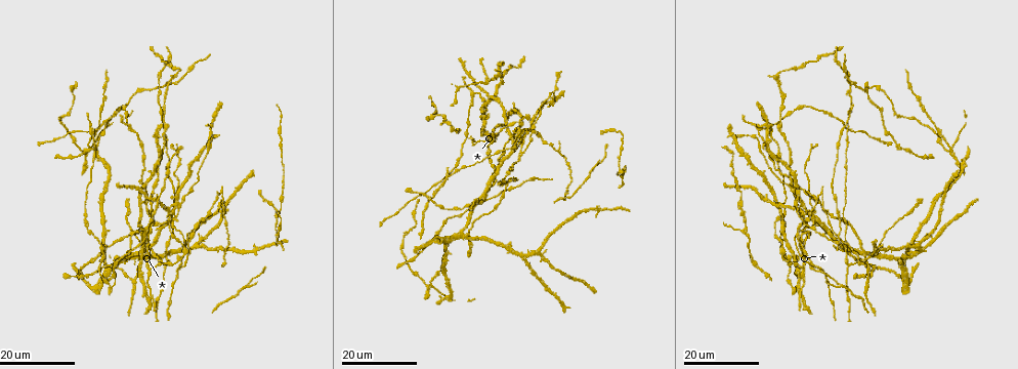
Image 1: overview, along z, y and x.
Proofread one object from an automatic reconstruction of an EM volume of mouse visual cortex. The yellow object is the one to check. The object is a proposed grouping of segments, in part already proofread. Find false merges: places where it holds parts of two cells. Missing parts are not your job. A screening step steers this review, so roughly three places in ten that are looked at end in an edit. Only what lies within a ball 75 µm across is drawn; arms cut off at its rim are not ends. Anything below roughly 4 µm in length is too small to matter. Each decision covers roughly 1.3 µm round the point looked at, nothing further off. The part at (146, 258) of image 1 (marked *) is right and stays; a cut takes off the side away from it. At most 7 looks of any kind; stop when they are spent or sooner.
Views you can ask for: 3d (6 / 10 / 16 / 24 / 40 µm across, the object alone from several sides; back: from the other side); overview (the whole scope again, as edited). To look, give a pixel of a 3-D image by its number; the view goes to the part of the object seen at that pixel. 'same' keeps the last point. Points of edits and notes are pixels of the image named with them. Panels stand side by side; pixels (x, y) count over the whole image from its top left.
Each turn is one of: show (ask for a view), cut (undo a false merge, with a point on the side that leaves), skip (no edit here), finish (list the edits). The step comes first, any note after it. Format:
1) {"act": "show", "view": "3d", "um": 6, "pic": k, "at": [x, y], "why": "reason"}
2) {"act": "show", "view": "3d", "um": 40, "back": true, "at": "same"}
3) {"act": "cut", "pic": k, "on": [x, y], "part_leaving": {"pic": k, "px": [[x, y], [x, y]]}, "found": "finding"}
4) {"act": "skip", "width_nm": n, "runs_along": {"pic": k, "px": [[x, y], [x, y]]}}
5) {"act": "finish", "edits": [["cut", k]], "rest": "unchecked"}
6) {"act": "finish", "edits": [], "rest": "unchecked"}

{"act": "show", "view": "3d", "um": 24, "pic": 1, "at": [210, 209], "why": "thick turns thin"}

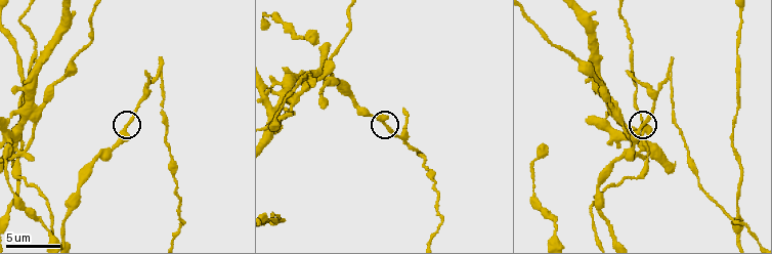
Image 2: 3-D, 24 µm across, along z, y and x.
{"act": "show", "view": "3d", "um": 6, "pic": 2, "at": [386, 125]}

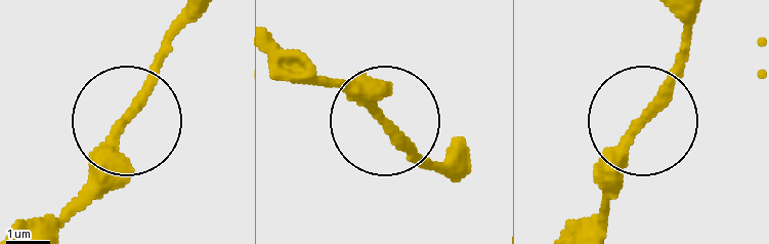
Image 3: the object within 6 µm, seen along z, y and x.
{"act": "skip", "width_nm": 230, "runs_along": {"pic": 3, "px": [[290, 50], [440, 164]]}, "found": "one cell here"}

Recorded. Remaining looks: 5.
{"act": "show", "view": "3d", "um": 24, "pic": 1, "at": [805, 234]}

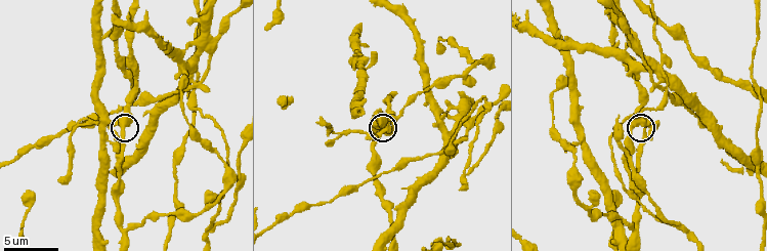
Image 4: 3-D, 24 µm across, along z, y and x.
{"act": "show", "view": "3d", "um": 6, "pic": 4, "at": [385, 129]}

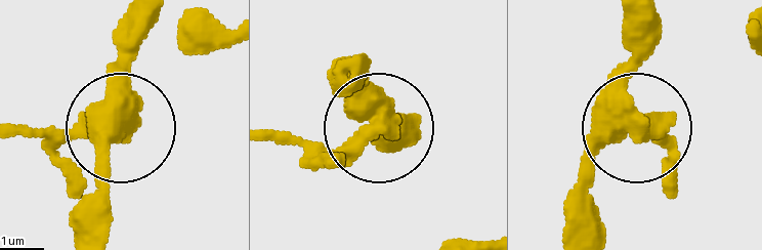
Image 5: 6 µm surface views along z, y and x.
{"act": "cut", "pic": 5, "on": [8, 136], "part_leaving": {"pic": 5, "px": [[68, 133], [16, 133]]}, "found": "a second cell is stuck on"}

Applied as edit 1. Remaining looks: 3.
{"act": "show", "view": "3d", "um": 16, "pic": 4, "at": [658, 64], "why": "thin arm on a thick one"}

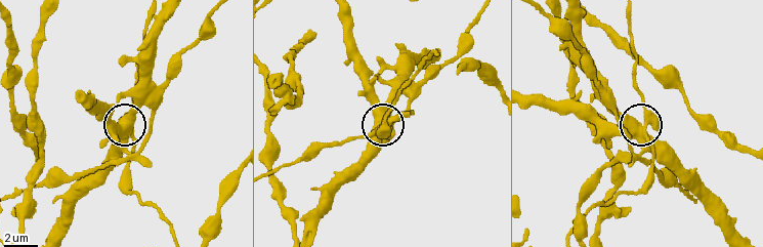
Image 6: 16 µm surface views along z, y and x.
{"act": "skip", "arms": 5, "runs_along": {"pic": 6, "px": [[743, 235], [730, 214], [643, 128], [639, 88]]}, "found": "continuous, no second cell"}

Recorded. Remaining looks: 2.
{"act": "show", "view": "3d", "um": 24, "pic": 1, "at": [159, 87], "why": "three-way junction"}

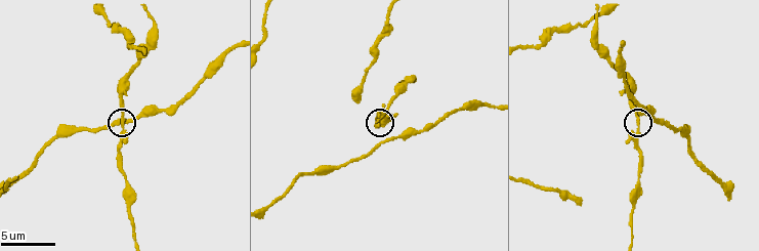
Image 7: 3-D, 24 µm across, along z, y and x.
{"act": "show", "view": "3d", "um": 10, "pic": 7, "at": [124, 118]}

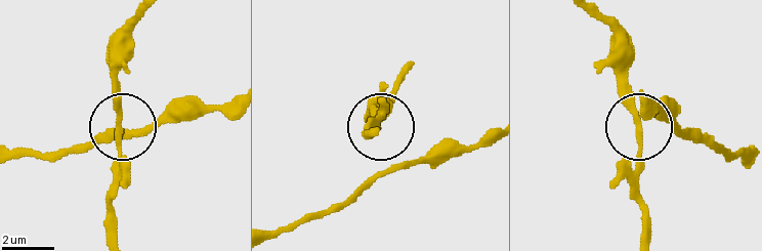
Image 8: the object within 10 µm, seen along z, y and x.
{"act": "skip", "width_nm": 160, "found": "all the same cell"}

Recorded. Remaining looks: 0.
{"act": "finish", "edits": [["cut", 5]], "rest": "unchecked"}

